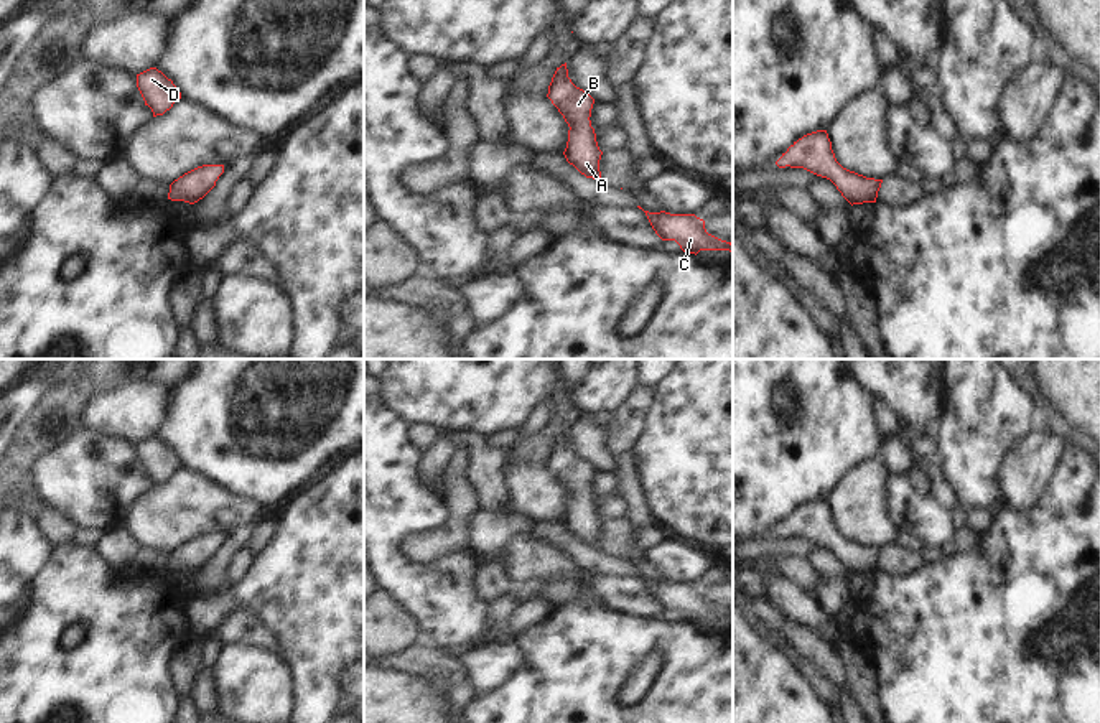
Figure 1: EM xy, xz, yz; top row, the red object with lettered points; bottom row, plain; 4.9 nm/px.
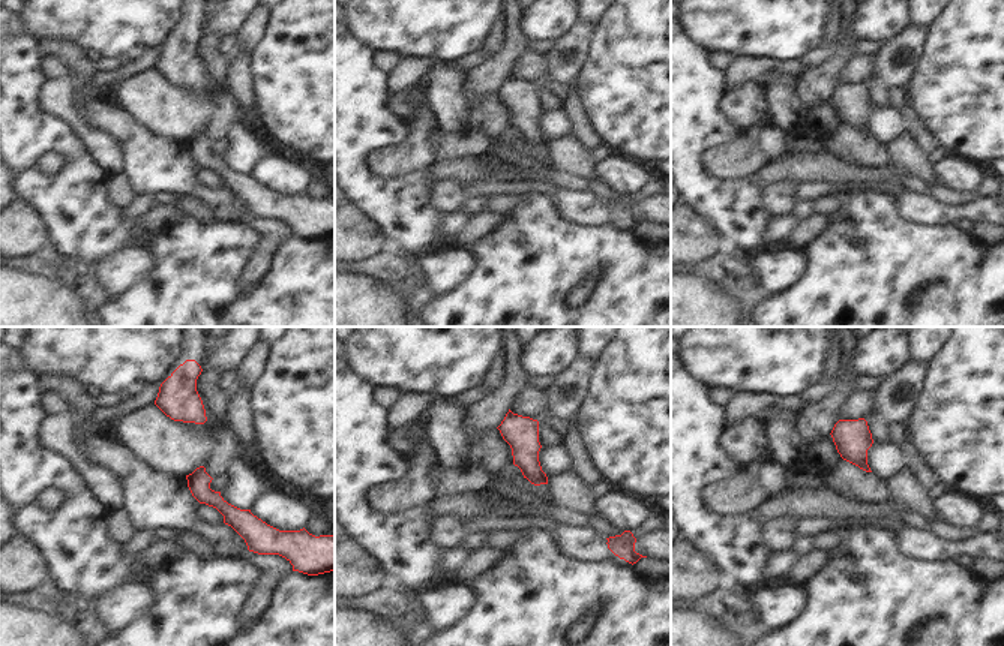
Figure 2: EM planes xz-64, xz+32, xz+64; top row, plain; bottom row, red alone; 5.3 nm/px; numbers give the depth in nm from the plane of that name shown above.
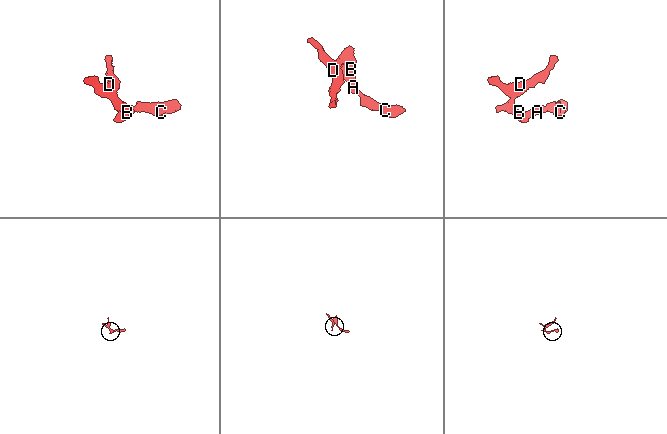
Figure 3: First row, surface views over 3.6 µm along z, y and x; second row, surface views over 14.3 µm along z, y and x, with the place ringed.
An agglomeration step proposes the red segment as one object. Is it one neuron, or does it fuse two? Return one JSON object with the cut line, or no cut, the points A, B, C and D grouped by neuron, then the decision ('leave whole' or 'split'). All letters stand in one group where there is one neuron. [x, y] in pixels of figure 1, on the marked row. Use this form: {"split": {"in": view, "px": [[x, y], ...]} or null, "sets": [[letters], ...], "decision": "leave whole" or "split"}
{"split": null, "sets": [["A", "B", "C", "D"]], "decision": "leave whole"}

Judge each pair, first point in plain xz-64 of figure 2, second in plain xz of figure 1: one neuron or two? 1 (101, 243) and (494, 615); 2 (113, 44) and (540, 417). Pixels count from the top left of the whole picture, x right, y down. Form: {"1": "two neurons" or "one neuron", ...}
{"1": "two neurons", "2": "two neurons"}

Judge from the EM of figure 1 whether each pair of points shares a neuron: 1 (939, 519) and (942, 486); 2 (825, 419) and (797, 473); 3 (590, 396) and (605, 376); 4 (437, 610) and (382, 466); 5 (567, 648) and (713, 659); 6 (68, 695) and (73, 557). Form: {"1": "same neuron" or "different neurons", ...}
{"1": "different neurons", "2": "same neuron", "3": "same neuron", "4": "same neuron", "5": "same neuron", "6": "same neuron"}

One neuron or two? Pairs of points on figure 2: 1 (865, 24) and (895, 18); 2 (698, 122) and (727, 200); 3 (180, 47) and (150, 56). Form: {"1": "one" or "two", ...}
{"1": "one", "2": "one", "3": "two"}

